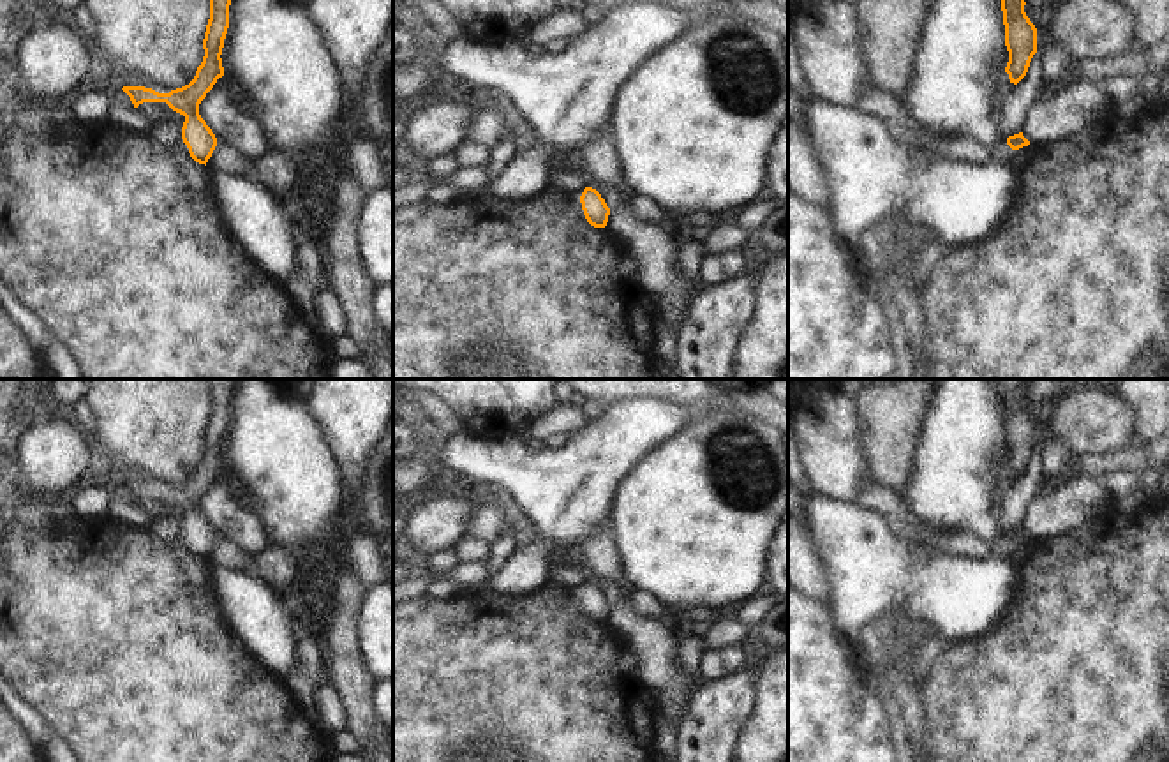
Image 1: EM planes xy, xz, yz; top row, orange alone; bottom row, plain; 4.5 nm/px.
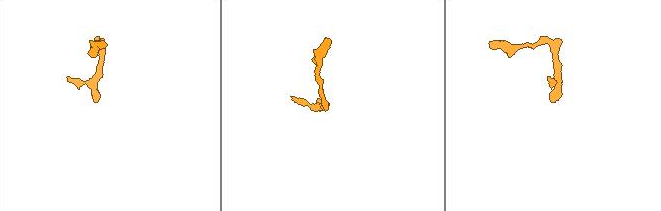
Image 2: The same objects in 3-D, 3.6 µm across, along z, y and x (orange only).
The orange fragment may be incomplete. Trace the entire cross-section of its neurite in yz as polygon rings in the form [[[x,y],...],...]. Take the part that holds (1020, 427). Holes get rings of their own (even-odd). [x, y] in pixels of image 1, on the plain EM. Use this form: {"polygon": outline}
{"polygon": [[[996,379],[1001,388],[1005,420],[1005,441],[1009,457],[1005,467],[1017,480],[1028,467],[1037,448],[1037,423],[1024,407],[1024,386],[1028,379]]]}

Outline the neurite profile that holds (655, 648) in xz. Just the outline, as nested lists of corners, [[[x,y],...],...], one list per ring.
[[[608,517],[596,524],[591,533],[580,536],[573,547],[580,550],[592,575],[617,586],[619,594],[610,601],[605,624],[619,639],[624,639],[628,649],[635,654],[644,688],[663,693],[663,704],[658,713],[677,728],[693,684],[677,667],[675,653],[679,642],[672,637],[672,631],[663,628],[658,619],[647,619],[629,610],[628,598],[635,587],[621,575],[619,552]]]

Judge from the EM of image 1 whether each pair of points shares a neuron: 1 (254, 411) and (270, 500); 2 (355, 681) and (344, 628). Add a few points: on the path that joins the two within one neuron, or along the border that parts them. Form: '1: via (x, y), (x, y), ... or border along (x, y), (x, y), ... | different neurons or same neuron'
1: via (270, 433), (270, 478) | same neuron
2: via (346, 669), (344, 641) | same neuron

